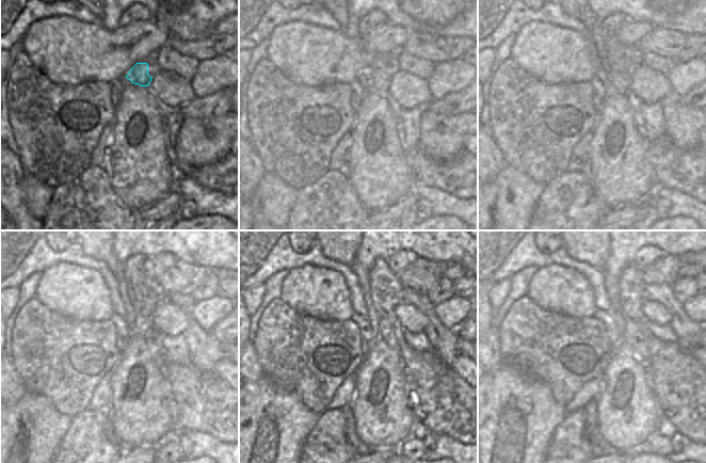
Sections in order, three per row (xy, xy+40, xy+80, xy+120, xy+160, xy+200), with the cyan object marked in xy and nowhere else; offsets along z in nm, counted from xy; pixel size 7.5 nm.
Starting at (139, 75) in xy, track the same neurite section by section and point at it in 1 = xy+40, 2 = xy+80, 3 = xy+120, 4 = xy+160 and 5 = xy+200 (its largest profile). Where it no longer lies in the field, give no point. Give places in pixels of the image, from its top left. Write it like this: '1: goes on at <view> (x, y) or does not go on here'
1: goes on at xy+40 (375, 82)
2: goes on at xy+80 (618, 84)
3: goes on at xy+120 (141, 325)
4: goes on at xy+160 (391, 333)
5: goes on at xy+200 (635, 335)

